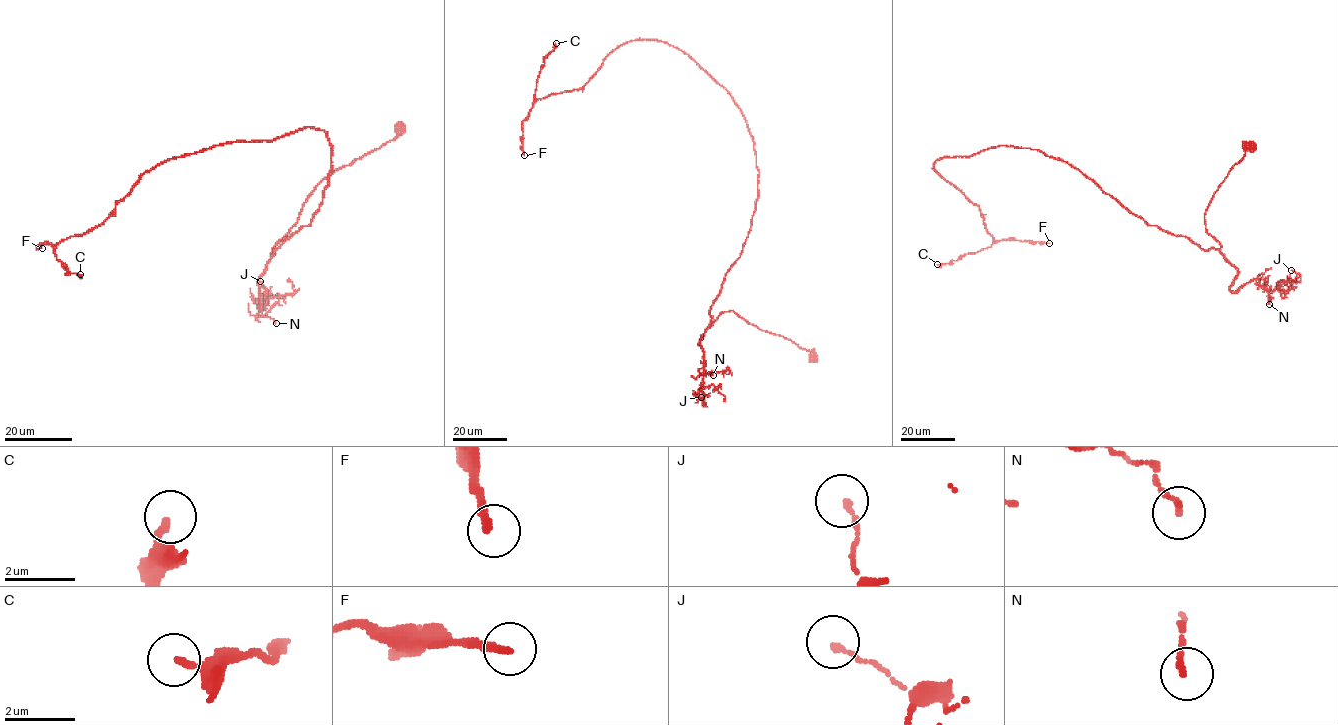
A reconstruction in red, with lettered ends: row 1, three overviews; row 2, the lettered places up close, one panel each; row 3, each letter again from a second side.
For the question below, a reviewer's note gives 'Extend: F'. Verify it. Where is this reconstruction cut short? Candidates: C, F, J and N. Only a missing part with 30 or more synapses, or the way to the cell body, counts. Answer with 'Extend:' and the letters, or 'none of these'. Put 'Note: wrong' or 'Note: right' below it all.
Extend: F
Note: right

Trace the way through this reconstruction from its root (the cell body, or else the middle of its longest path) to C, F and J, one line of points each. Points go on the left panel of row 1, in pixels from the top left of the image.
C: (398, 128), (315, 188), (272, 257), (319, 210), (324, 130), (164, 161), (54, 247), (80, 274)
F: (398, 128), (315, 188), (272, 257), (319, 210), (331, 169), (324, 130), (164, 161), (101, 225), (42, 248)
J: (398, 128), (393, 140), (335, 170), (307, 199), (259, 278), (264, 308), (260, 281)

